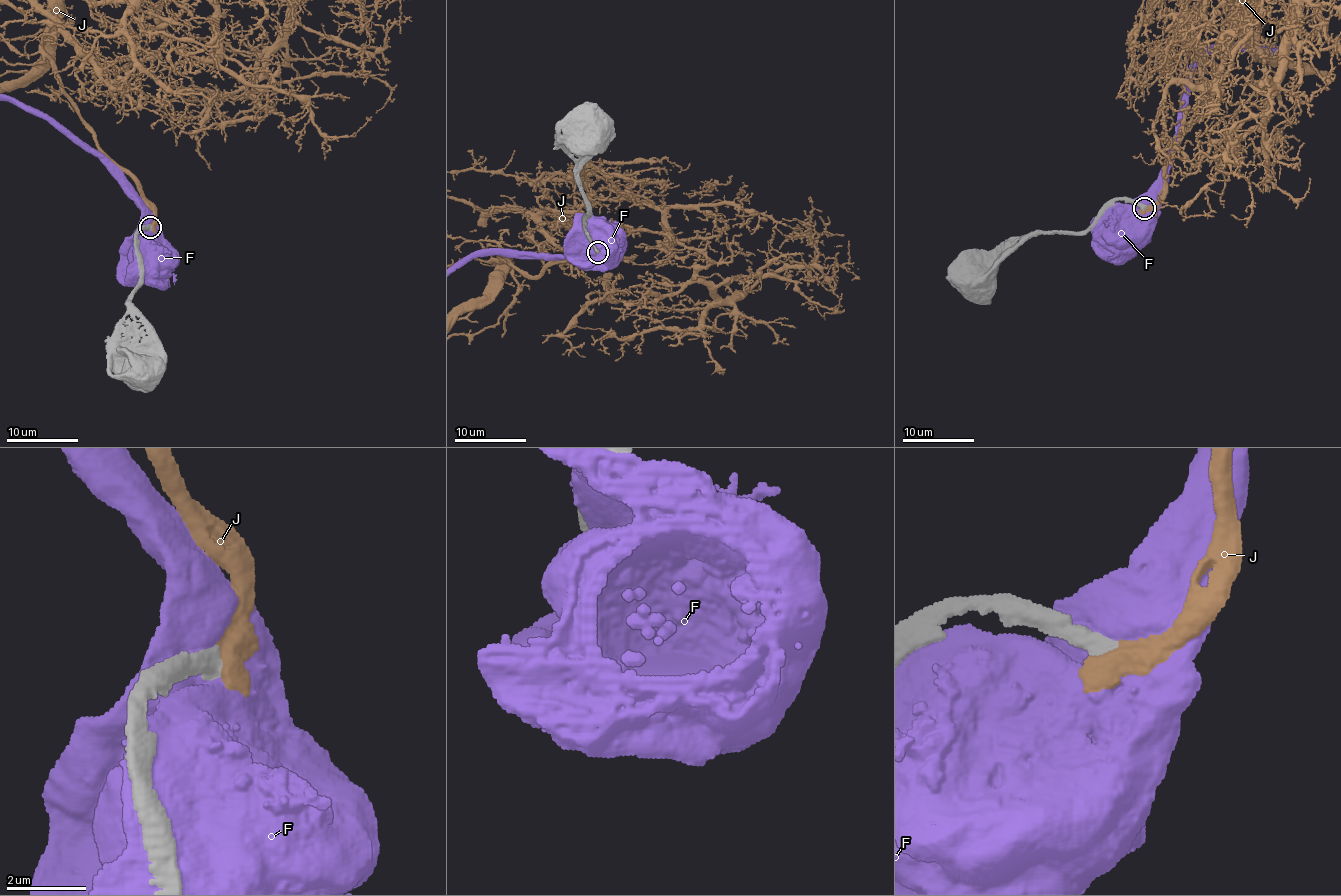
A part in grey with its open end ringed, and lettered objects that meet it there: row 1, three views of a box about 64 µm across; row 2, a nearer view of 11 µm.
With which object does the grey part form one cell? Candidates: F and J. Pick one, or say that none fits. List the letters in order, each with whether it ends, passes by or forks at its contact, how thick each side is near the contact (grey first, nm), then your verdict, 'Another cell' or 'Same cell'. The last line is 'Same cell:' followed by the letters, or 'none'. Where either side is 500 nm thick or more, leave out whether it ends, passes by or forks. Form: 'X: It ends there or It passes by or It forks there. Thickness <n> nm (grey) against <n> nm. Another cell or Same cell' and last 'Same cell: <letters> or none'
F: Thickness 550 nm (grey) against 1200 nm. Another cell
J: Thickness 480 nm (grey) against 650 nm. Same cell
Same cell: J

